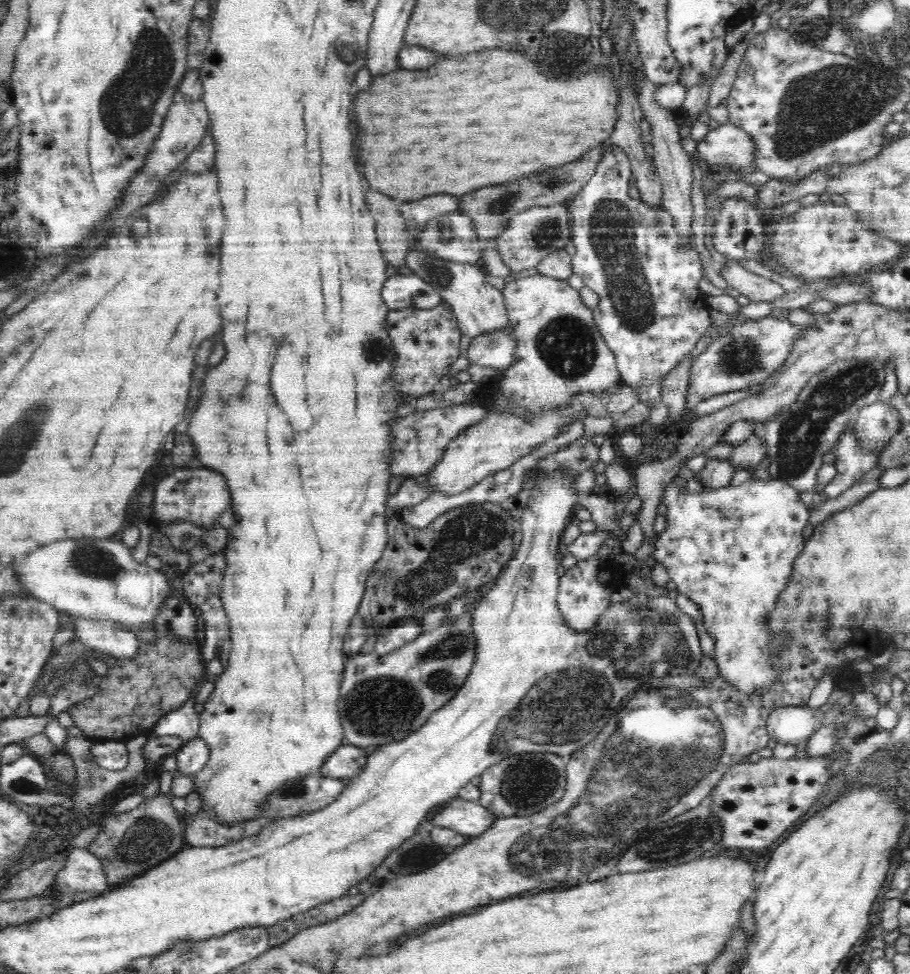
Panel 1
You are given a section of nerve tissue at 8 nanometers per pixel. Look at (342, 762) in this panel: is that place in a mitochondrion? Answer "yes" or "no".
no

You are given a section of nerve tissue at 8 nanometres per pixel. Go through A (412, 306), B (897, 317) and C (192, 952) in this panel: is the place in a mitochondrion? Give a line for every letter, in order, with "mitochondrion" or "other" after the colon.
A: other
B: other
C: mitochondrion

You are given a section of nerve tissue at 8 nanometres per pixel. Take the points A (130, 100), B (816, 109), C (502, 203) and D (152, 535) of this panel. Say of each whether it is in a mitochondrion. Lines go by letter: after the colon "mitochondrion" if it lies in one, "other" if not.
A: mitochondrion
B: mitochondrion
C: mitochondrion
D: other

